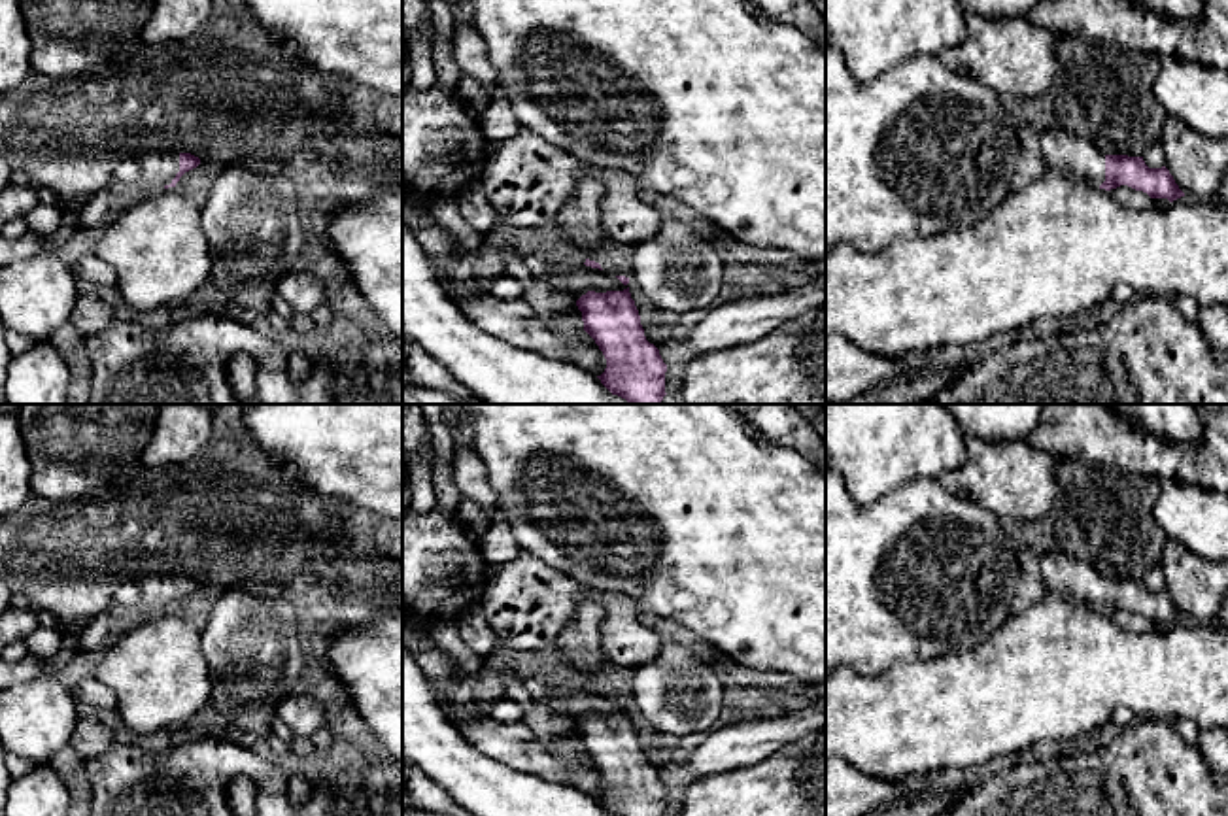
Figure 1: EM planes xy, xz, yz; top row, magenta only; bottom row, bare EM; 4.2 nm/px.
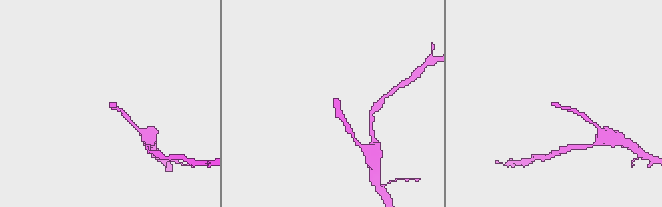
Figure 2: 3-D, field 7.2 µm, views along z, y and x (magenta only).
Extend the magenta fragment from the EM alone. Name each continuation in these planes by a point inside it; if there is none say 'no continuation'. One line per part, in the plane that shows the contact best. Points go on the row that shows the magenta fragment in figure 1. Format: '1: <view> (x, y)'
1: xy (157, 169)

